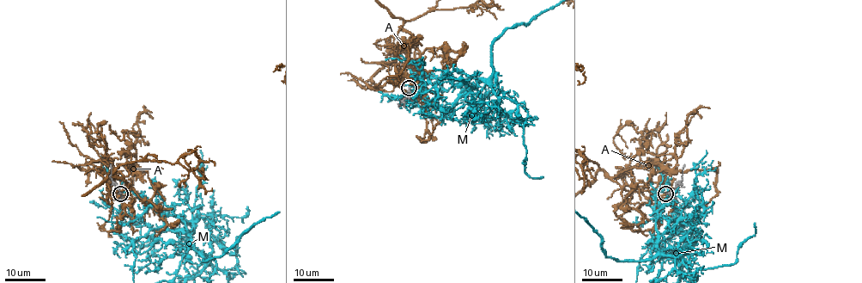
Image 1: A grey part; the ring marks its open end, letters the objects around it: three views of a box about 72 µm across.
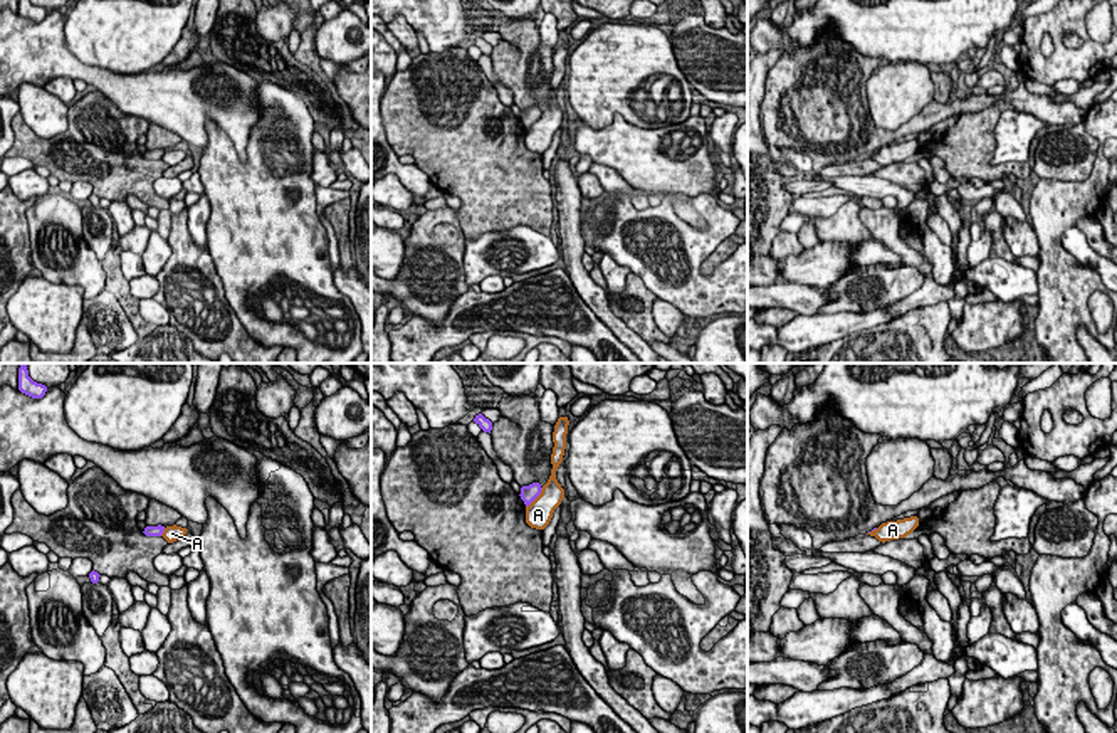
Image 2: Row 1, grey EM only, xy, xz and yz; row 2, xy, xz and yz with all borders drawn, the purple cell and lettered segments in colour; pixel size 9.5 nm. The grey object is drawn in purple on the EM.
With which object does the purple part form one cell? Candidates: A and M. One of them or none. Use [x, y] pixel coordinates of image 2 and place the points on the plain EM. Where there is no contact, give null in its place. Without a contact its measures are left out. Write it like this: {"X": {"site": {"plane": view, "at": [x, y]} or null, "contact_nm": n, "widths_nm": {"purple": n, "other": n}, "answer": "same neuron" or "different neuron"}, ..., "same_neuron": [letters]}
{"A": {"site": {"plane": "xz", "at": [534, 121]}, "contact_nm": 260, "widths_nm": {"purple": 160, "other": 260}, "answer": "different neuron"}, "M": {"site": null, "answer": "same neuron"}, "same_neuron": ["M"]}

